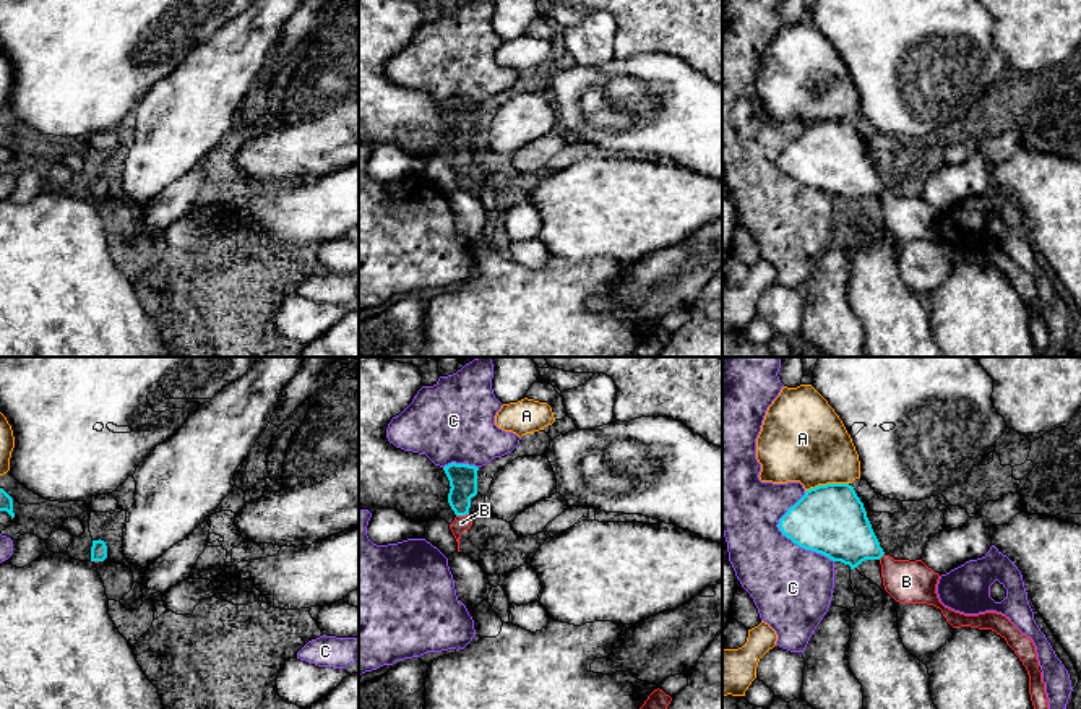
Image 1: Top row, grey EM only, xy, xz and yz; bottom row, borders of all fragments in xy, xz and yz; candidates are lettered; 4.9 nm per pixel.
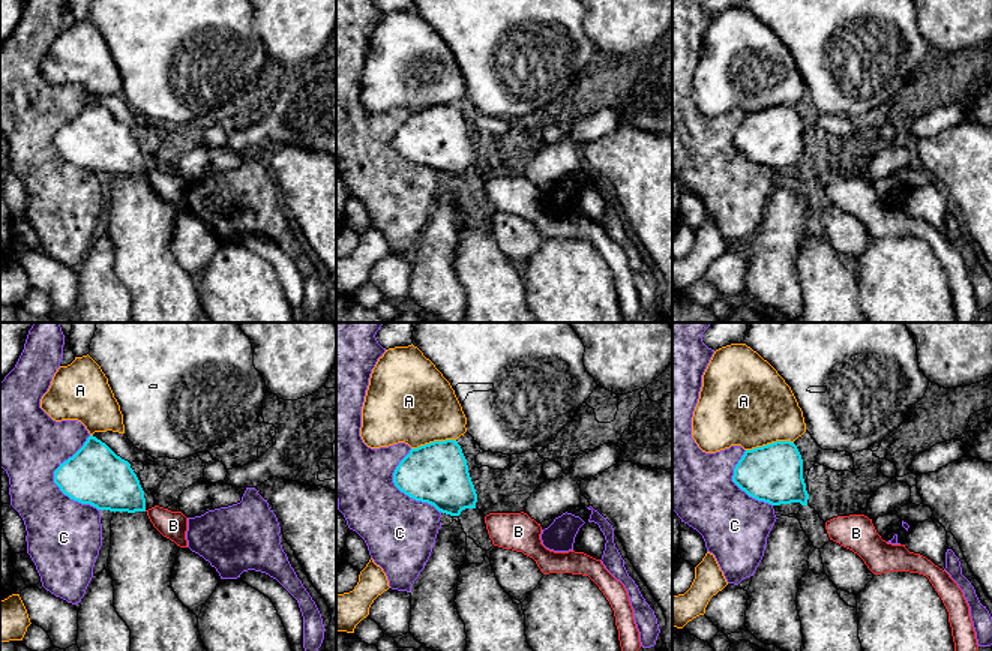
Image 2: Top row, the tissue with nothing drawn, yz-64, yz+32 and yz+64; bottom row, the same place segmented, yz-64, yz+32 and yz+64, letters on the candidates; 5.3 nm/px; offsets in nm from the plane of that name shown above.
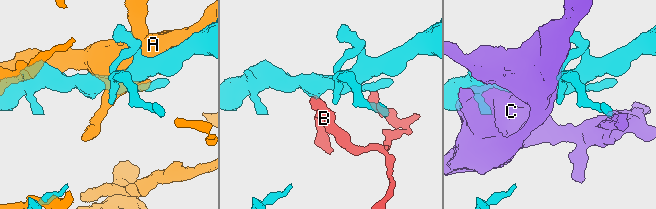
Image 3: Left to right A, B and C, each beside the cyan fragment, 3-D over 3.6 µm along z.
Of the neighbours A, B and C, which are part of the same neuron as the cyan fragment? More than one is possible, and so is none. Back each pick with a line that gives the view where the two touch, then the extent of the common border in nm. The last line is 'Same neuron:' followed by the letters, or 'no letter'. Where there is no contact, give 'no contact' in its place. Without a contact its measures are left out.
B: xz | 70 nm
Same neuron: B

